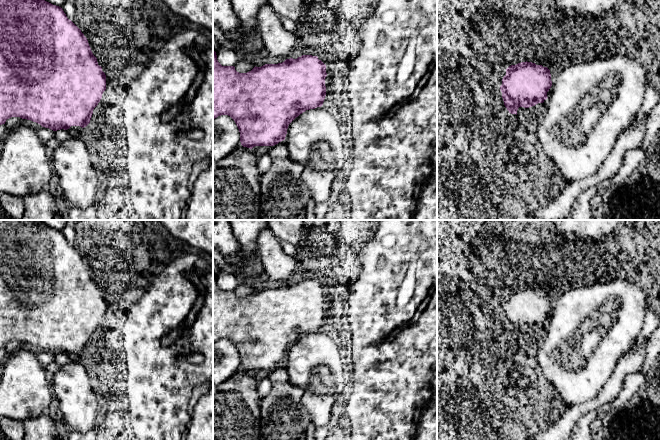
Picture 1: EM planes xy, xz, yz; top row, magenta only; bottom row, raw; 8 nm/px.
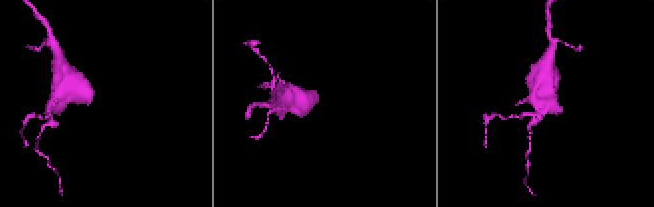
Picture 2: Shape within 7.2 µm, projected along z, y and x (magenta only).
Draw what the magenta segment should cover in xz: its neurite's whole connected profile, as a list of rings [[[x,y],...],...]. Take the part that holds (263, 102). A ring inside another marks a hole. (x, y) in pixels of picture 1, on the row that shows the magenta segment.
[[[213,51],[213,120],[221,115],[230,116],[240,132],[243,147],[274,146],[285,140],[289,124],[306,110],[323,105],[326,96],[326,65],[317,56],[302,55],[297,59],[286,59],[278,64],[254,67],[247,73],[239,73],[234,66],[222,66]]]

